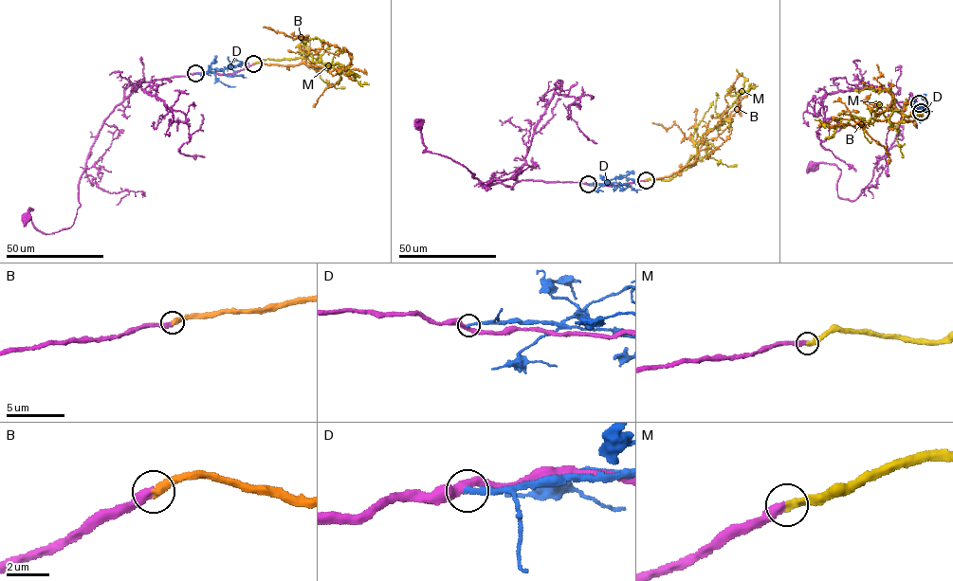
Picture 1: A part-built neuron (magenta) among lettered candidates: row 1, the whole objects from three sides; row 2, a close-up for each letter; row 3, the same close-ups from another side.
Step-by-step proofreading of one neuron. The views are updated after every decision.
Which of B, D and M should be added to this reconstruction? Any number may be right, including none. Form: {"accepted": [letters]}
{"accepted": ["M"]}

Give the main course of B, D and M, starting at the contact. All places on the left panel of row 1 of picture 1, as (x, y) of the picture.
B: (253, 63), (304, 63), (308, 67), (337, 69), (340, 80), (326, 88), (314, 107)
D: (195, 73), (211, 72), (216, 68), (227, 76), (246, 77)
M: (253, 63), (303, 59), (306, 54), (315, 62), (338, 63), (347, 75), (356, 74), (348, 75)

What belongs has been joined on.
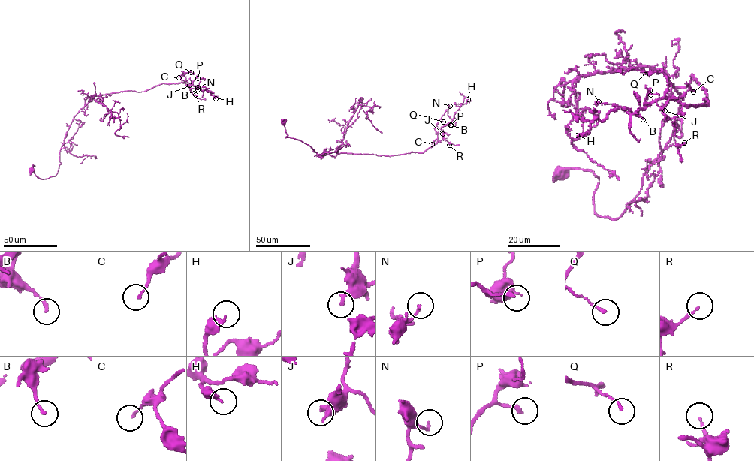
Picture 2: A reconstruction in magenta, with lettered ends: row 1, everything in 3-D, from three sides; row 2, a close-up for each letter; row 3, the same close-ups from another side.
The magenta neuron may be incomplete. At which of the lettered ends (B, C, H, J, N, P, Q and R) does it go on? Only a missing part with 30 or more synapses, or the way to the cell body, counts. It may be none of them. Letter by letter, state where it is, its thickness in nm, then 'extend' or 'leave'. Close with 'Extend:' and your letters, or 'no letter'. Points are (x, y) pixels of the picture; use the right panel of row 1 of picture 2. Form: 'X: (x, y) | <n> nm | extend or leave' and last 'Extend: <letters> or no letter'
B: (643, 119) | 150 nm | leave
C: (693, 91) | 110 nm | leave
H: (577, 135) | 240 nm | leave
J: (665, 110) | 280 nm | leave
N: (598, 101) | 130 nm | leave
P: (650, 94) | 190 nm | leave
Q: (645, 74) | 150 nm | leave
R: (684, 143) | 140 nm | leave
Extend: no letter

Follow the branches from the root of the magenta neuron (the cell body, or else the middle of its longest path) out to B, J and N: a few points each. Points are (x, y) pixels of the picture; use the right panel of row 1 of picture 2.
B: (561, 174), (591, 170), (614, 220), (674, 133), (676, 89), (705, 89), (643, 119)
J: (561, 174), (591, 170), (614, 220), (674, 133), (676, 89), (705, 89), (665, 110)
N: (561, 174), (591, 170), (595, 212), (614, 220), (674, 133), (676, 89), (693, 76), (708, 104), (598, 101)

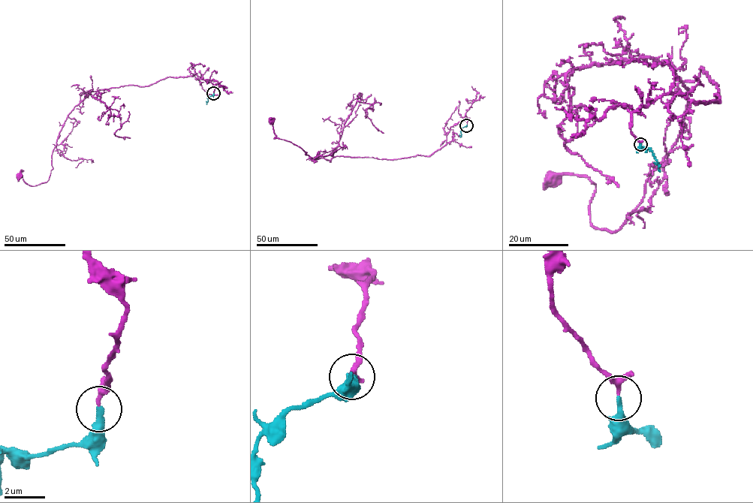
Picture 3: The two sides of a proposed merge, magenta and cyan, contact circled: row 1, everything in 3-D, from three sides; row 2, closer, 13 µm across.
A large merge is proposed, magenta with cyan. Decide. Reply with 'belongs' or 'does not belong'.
belongs

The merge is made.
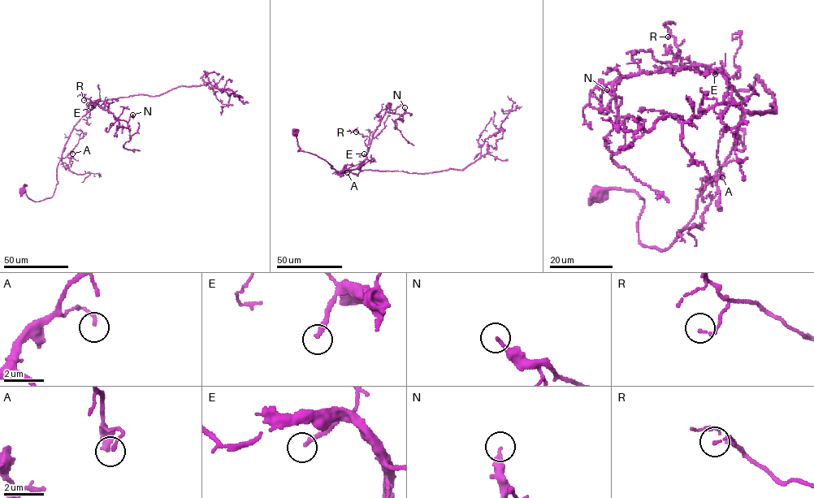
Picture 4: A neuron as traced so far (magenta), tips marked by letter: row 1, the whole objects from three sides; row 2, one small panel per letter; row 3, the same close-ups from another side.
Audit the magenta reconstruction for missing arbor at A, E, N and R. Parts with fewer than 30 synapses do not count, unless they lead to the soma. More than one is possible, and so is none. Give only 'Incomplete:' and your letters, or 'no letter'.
Incomplete: E

